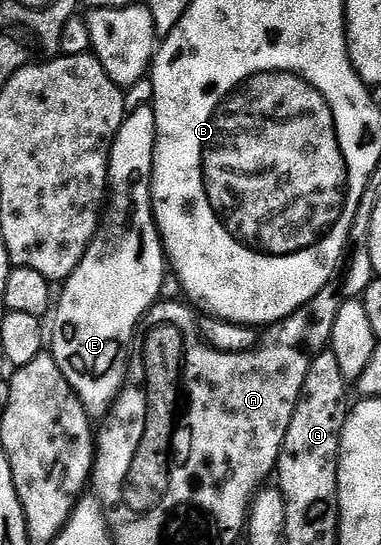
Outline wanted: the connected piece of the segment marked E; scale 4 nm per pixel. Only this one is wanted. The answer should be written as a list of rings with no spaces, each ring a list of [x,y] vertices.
[[[99,224],[94,240],[82,256],[76,271],[61,286],[62,298],[57,298],[52,309],[54,322],[48,325],[48,349],[60,367],[64,379],[78,394],[83,405],[106,407],[119,396],[123,388],[122,377],[114,368],[122,357],[122,348],[130,341],[134,327],[143,320],[147,310],[153,308],[162,293],[162,284],[168,277],[168,258],[162,248],[158,224],[150,227],[104,227]]]

